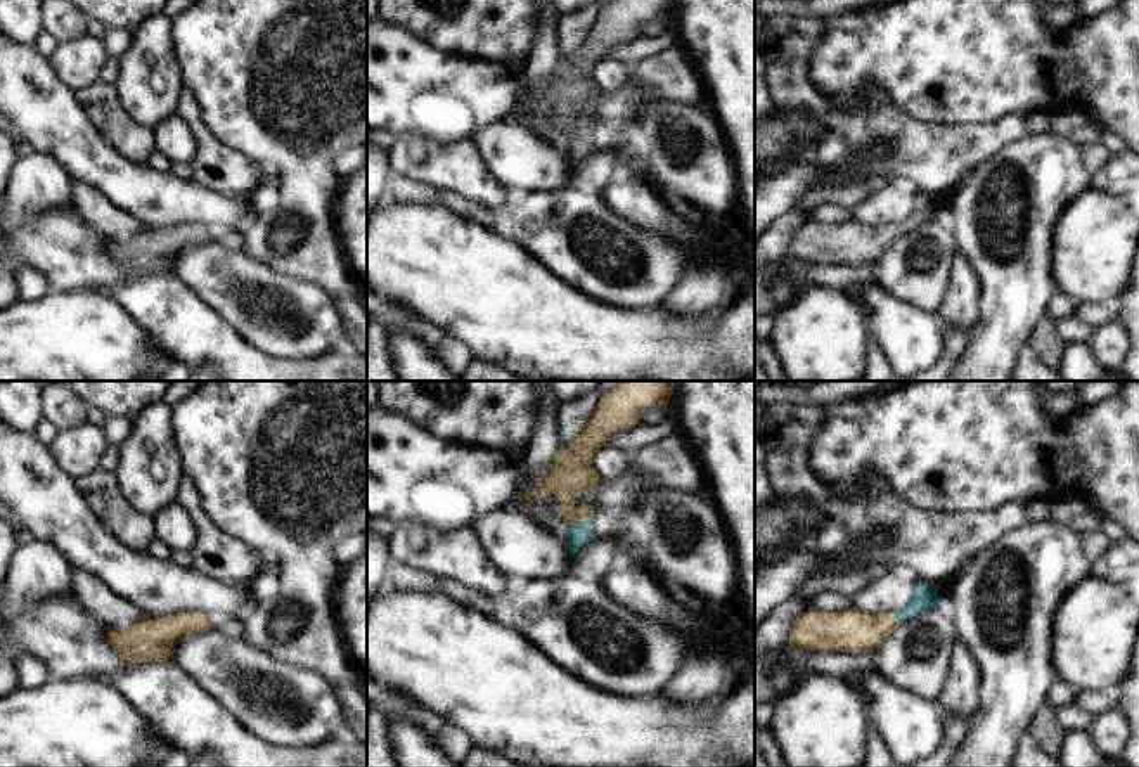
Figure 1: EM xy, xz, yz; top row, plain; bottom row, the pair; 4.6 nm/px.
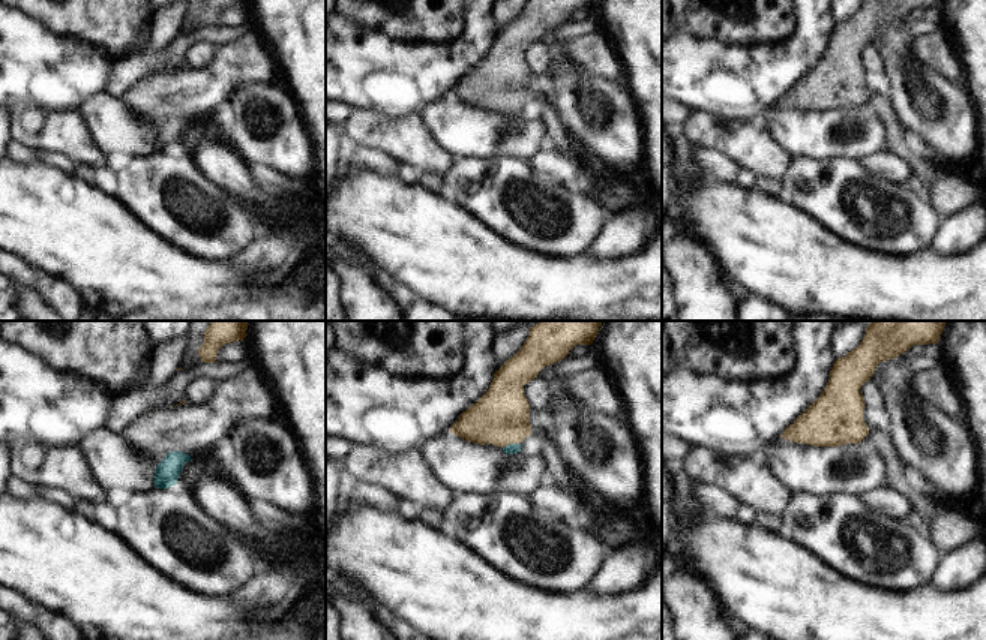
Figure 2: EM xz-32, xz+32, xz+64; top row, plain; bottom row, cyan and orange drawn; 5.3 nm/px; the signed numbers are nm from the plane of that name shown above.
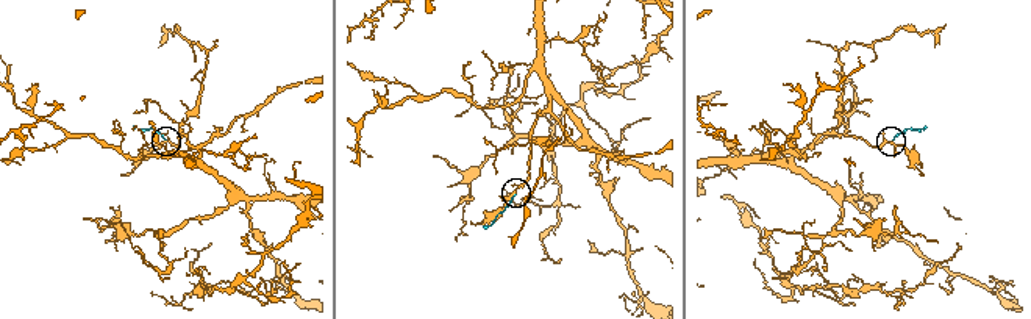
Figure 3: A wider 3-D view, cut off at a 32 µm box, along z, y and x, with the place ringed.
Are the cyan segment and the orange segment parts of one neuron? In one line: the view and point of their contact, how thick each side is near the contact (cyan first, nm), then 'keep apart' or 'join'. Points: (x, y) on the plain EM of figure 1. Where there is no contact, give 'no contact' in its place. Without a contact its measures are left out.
contact xz (584, 134); calibres 100 and 190 nm; join

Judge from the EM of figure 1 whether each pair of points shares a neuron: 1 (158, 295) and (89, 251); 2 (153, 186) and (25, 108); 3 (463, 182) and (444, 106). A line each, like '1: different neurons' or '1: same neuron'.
1: same neuron
2: same neuron
3: different neurons

